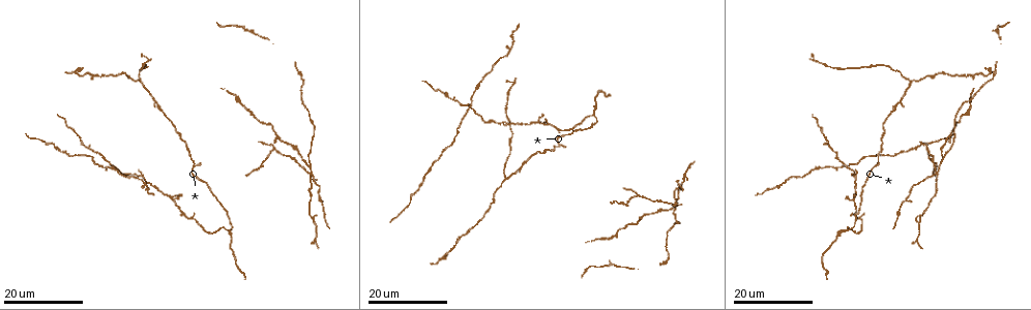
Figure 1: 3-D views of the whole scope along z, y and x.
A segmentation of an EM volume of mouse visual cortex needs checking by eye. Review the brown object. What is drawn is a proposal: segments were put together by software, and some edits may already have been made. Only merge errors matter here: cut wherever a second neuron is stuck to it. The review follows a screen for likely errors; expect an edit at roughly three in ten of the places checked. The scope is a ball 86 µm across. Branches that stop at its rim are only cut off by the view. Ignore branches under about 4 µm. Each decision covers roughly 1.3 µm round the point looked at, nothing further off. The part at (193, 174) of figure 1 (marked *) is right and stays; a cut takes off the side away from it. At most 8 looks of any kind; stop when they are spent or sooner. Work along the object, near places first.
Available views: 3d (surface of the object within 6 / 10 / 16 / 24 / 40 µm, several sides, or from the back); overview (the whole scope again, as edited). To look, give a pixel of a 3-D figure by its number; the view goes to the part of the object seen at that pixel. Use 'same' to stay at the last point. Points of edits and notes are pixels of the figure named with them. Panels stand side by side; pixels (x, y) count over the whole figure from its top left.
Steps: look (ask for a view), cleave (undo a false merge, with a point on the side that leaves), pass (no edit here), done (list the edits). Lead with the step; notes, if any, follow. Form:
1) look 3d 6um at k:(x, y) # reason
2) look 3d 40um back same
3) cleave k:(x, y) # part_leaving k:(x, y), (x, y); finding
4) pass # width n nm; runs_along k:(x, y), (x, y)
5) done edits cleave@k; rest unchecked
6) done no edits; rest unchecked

look 3d 16um at 1:(560, 142) # three arms meet

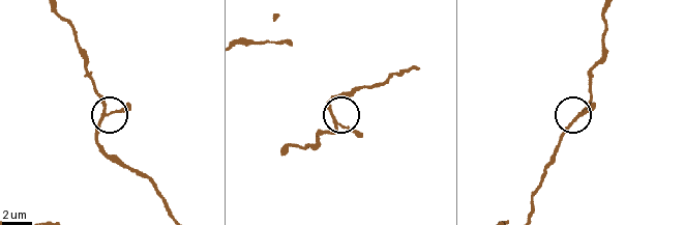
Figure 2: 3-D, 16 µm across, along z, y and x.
look 3d 6um at 2:(104, 115)

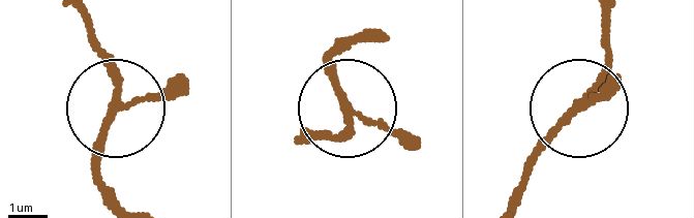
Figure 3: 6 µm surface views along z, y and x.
pass # runs_along 3:(337, 56), (328, 66), (348, 122), (311, 142); continuous, no second neuron

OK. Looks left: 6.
look 3d 24um at 1:(853, 201) # sudden change in width

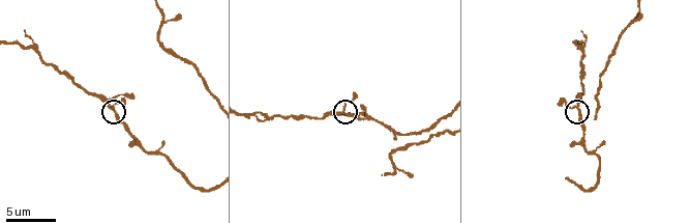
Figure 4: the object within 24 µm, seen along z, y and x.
look 3d 10um at 4:(111, 107)

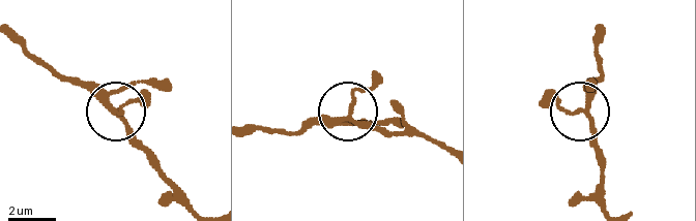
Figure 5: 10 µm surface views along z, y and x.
pass # runs_along 5:(442, 149), (421, 134), (368, 129), (348, 115), (308, 121); one neuron here

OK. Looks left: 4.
look 3d 24um at 1:(593, 115) # branch point

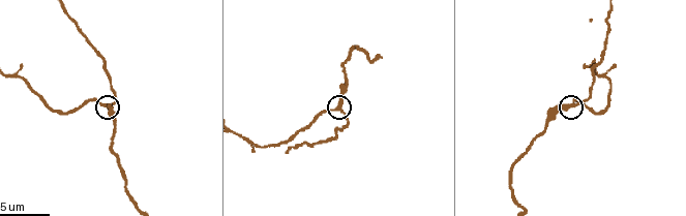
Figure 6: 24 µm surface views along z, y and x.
look 3d 10um at 6:(569, 106)

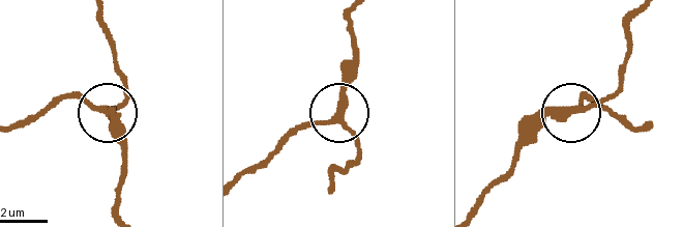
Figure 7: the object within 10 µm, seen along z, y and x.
look 3d 6um at 7:(105, 108) # closer look

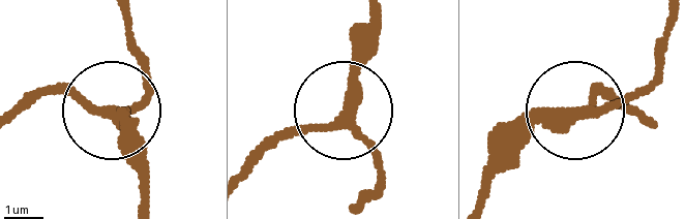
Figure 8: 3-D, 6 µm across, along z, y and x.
pass # runs_along 8:(122, 11), (145, 81), (142, 103), (116, 114), (132, 166); continuous, no second neuron

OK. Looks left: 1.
done no edits; rest unchecked

